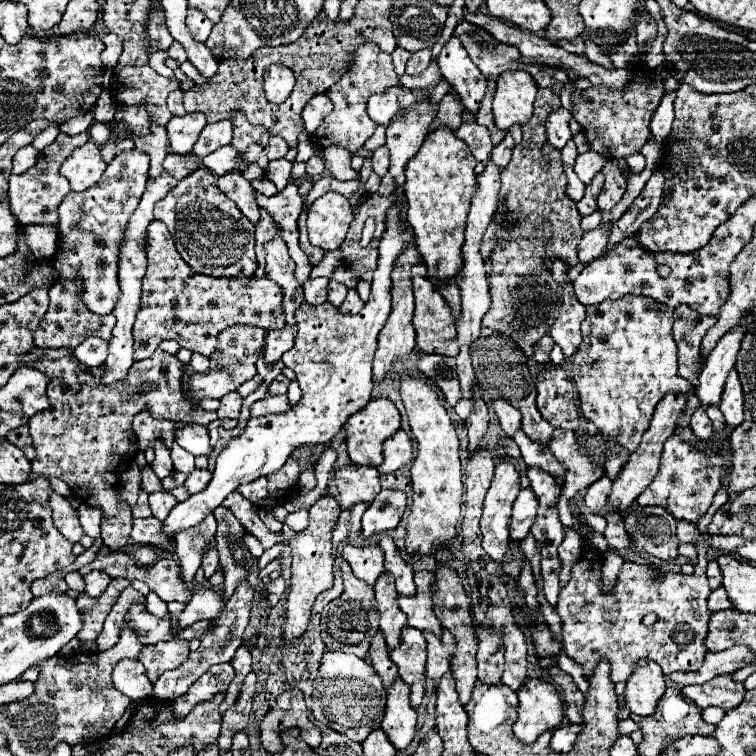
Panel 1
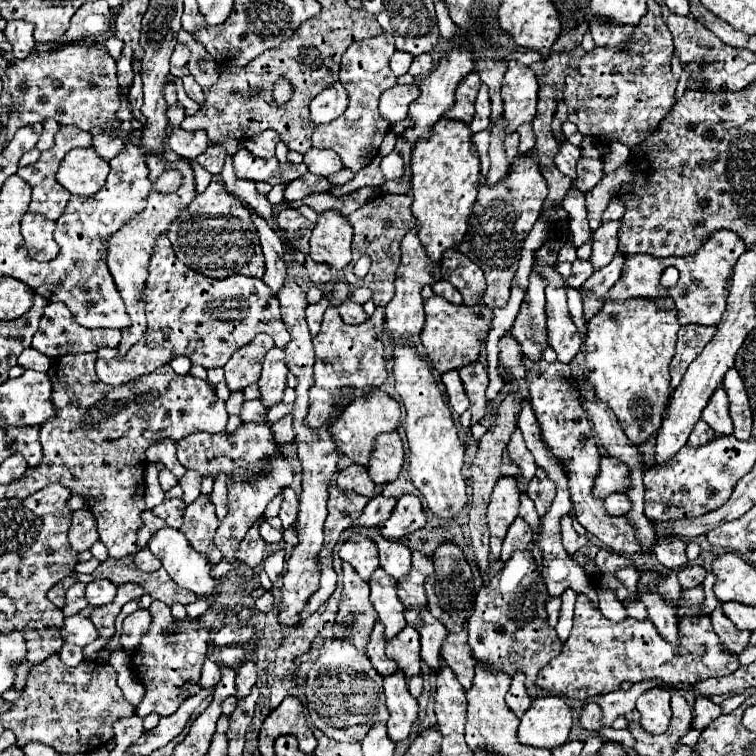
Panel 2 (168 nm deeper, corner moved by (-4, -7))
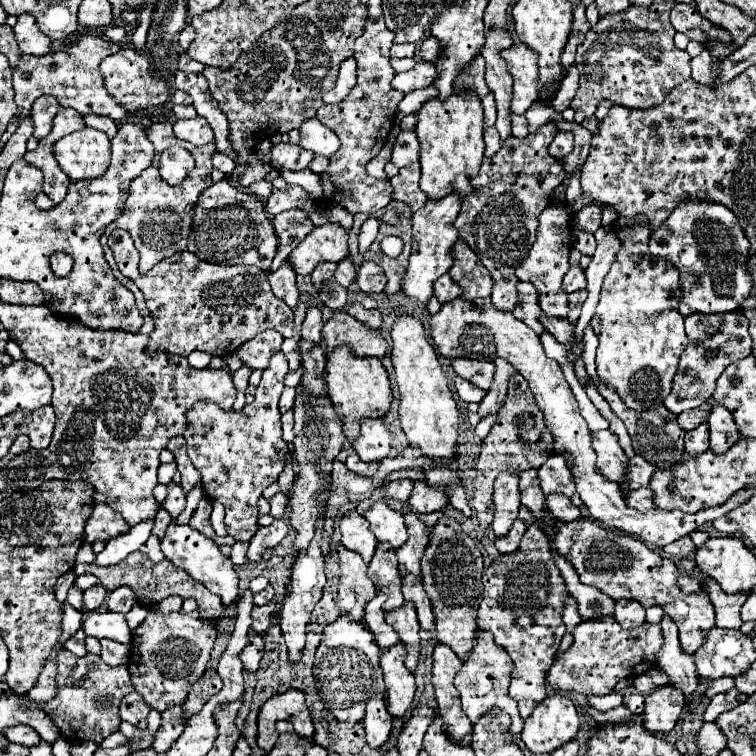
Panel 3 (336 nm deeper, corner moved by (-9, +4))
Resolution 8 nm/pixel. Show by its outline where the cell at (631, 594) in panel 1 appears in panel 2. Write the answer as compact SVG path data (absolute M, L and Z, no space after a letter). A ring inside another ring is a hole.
M703 585L681 593L681 599L677 599L677 611L683 611L679 617L679 645L671 645L667 639L661 639L651 619L637 621L627 617L613 623L601 615L587 595L577 595L571 635L565 641L561 655L551 659L539 671L537 685L549 693L585 701L587 697L619 689L623 681L639 683L647 679L661 679L665 687L671 687L679 683L693 685L707 677L733 673L739 667L737 657L721 647L709 615L699 615L705 599Z

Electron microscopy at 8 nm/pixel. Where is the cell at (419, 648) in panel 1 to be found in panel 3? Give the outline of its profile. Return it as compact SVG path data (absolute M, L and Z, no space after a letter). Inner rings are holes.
M404 602L400 608L394 608L386 614L386 622L398 632L400 640L406 646L406 668L410 672L416 670L418 654L420 654L420 624L416 618L416 608L412 602Z

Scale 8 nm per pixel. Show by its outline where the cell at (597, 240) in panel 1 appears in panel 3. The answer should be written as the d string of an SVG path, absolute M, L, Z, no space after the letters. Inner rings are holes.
M574 248L572 252L570 252L570 270L568 270L568 274L564 276L564 284L562 284L562 288L564 288L564 292L578 292L578 290L582 290L582 288L586 288L586 276L584 276L584 270L580 268L580 252Z

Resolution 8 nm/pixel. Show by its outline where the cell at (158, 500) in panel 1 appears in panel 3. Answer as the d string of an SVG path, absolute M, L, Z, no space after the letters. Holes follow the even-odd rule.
M174 482L168 484L168 498L166 498L166 502L164 502L164 508L170 512L172 518L178 518L178 514L186 508L184 490L182 490L178 484L174 484Z

